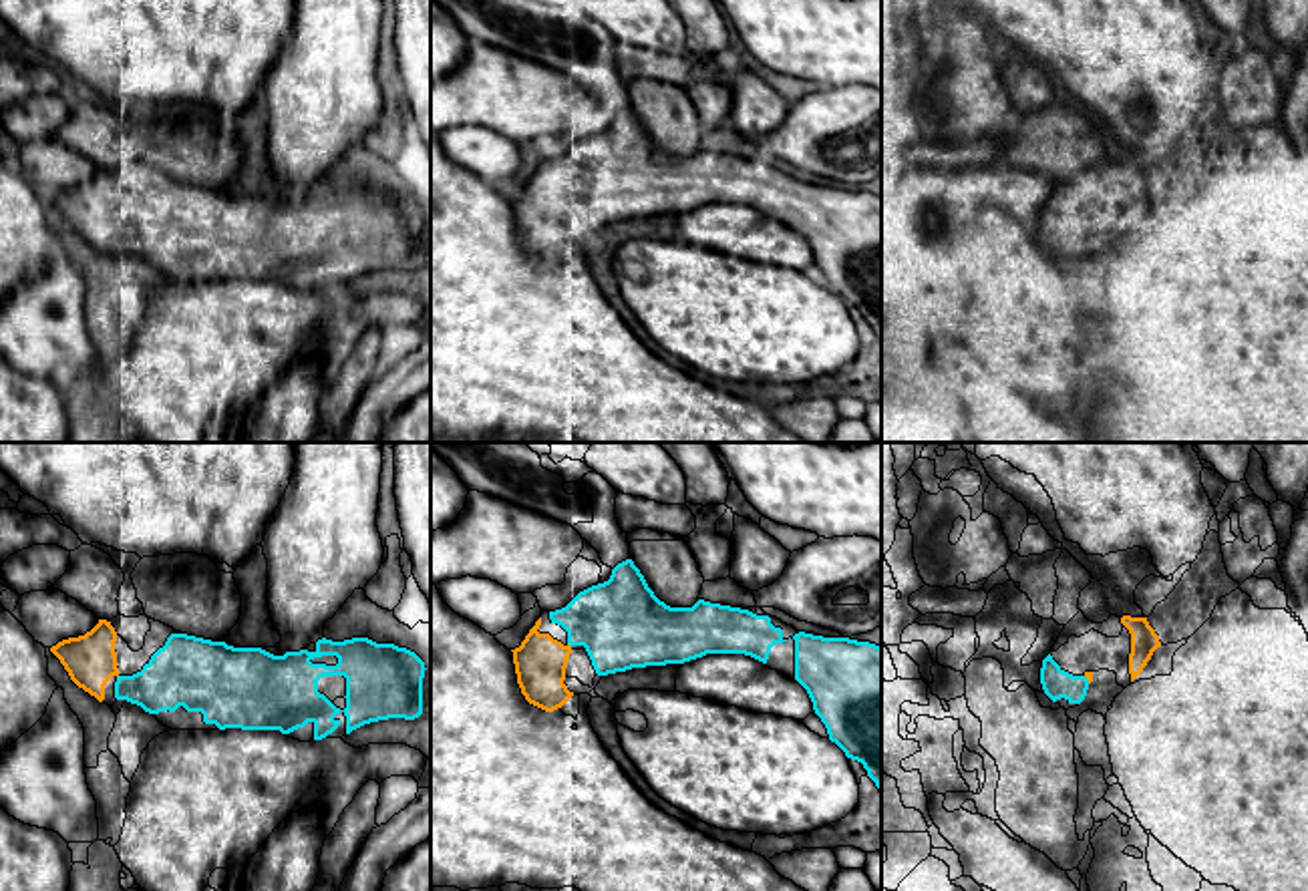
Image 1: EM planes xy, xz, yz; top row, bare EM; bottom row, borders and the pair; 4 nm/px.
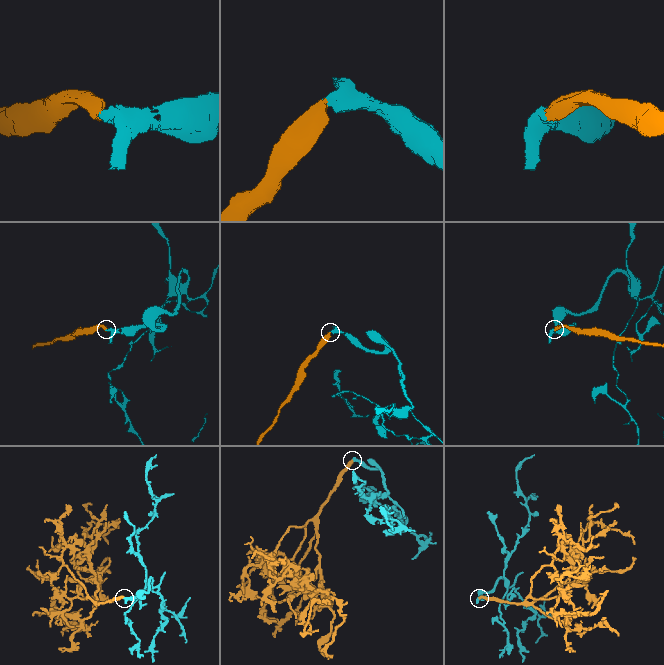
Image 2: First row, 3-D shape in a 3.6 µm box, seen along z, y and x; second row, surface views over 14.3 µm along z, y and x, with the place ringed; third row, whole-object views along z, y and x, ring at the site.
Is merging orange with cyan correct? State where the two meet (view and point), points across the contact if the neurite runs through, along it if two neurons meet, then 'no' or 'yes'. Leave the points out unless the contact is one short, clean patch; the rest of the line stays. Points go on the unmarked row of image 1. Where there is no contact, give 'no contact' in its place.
contact yz (1087, 228); yes

